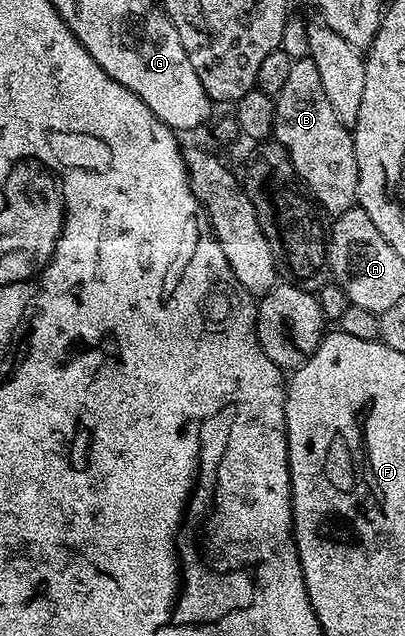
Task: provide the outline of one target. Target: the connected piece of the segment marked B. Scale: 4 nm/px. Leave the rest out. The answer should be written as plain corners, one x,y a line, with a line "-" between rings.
308,55
293,60
290,72
286,74
286,83
282,83
275,98
274,137
288,153
296,174
304,182
304,188
312,194
317,206
325,214
335,215
353,208
357,204
358,159
352,134
334,115
334,110
326,99
318,67

